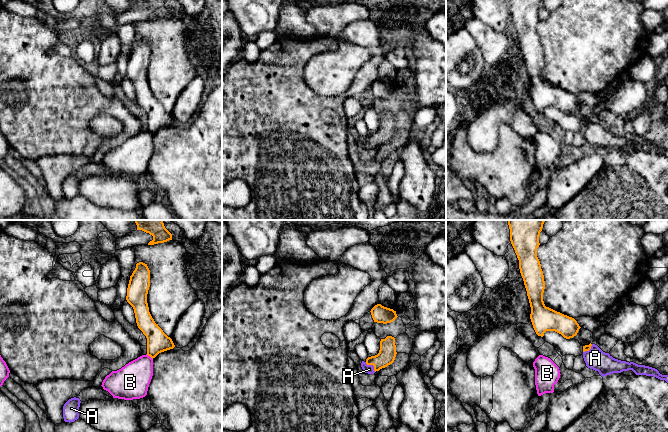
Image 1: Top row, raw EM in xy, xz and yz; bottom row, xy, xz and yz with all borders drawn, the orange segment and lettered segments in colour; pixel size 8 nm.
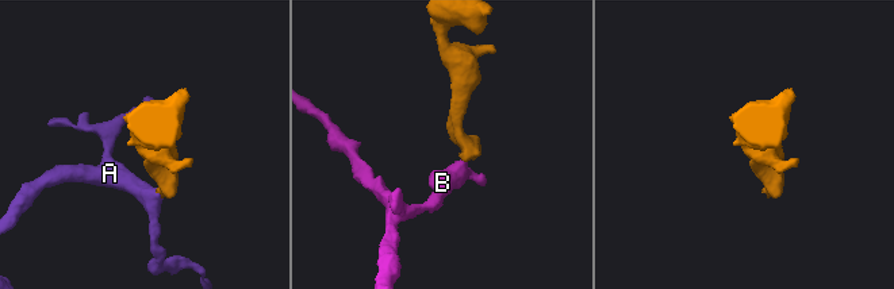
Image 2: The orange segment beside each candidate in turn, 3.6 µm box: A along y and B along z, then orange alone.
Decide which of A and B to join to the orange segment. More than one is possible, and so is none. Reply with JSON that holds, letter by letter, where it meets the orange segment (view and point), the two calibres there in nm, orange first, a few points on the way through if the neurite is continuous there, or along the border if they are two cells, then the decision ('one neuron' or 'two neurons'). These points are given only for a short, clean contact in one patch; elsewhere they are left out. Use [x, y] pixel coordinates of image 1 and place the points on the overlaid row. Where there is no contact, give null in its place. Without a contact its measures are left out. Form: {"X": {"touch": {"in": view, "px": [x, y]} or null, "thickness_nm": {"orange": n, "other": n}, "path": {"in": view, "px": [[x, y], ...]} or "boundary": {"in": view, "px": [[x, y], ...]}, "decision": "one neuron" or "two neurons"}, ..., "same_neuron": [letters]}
{"A": {"touch": {"in": "xz", "px": [372, 364]}, "thickness_nm": {"orange": 140, "other": 70}, "path": {"in": "xz", "px": [[387, 353], [379, 361], [372, 364], [369, 369]]}, "decision": "one neuron"}, "B": {"touch": {"in": "xy", "px": [149, 355]}, "thickness_nm": {"orange": 180, "other": 280}, "boundary": {"in": "xy", "px": [[146, 354], [152, 359]]}, "decision": "two neurons"}, "same_neuron": ["A"]}

